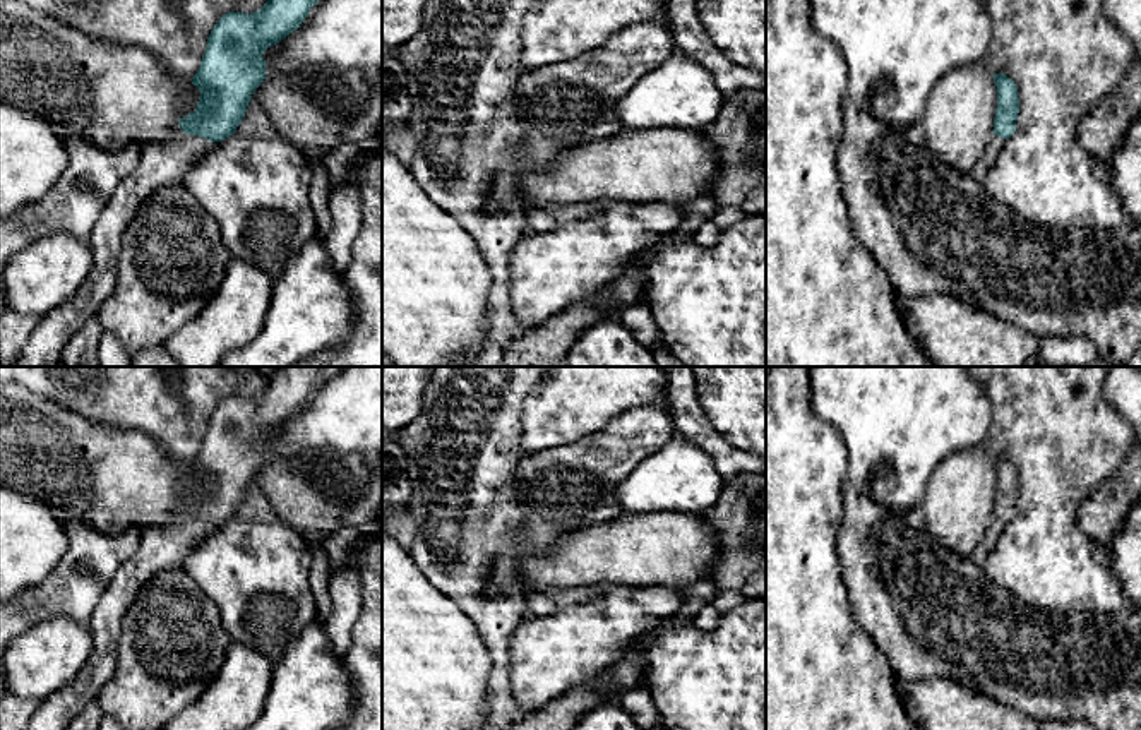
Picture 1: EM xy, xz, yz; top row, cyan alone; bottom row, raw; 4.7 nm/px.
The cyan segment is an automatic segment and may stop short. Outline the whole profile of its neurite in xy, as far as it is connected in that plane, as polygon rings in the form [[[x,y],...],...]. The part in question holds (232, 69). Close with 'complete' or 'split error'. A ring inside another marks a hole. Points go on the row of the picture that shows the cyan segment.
[[[267,0],[252,14],[228,12],[212,27],[197,74],[197,108],[178,118],[182,137],[140,146],[140,161],[115,188],[87,243],[93,266],[77,291],[39,317],[14,367],[60,367],[69,339],[96,315],[116,283],[122,236],[142,200],[156,188],[182,182],[188,166],[216,142],[233,135],[252,94],[264,82],[262,53],[302,26],[319,0]]] | split error

